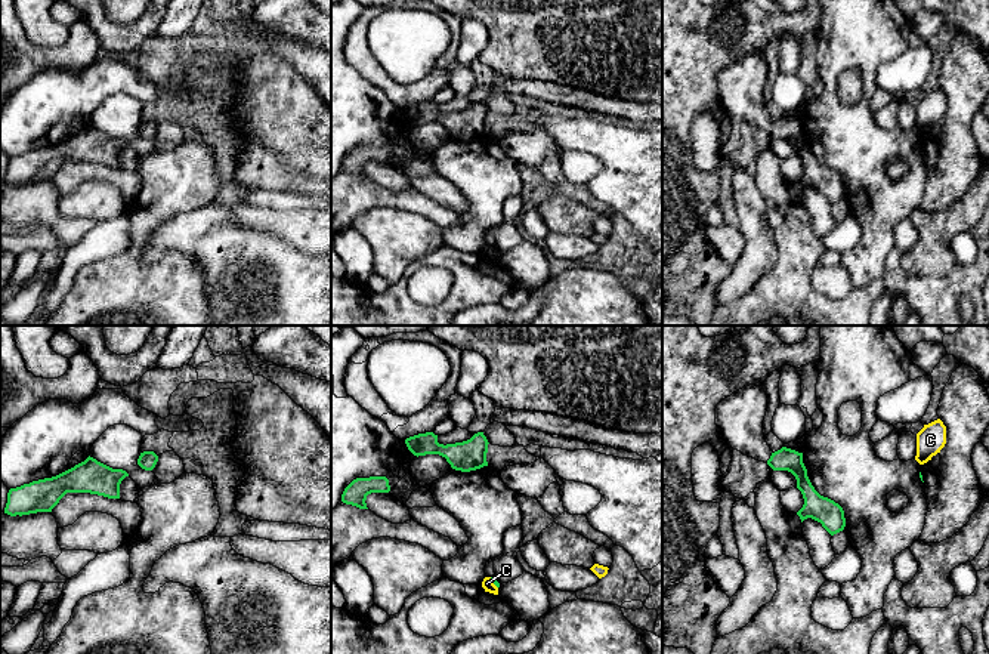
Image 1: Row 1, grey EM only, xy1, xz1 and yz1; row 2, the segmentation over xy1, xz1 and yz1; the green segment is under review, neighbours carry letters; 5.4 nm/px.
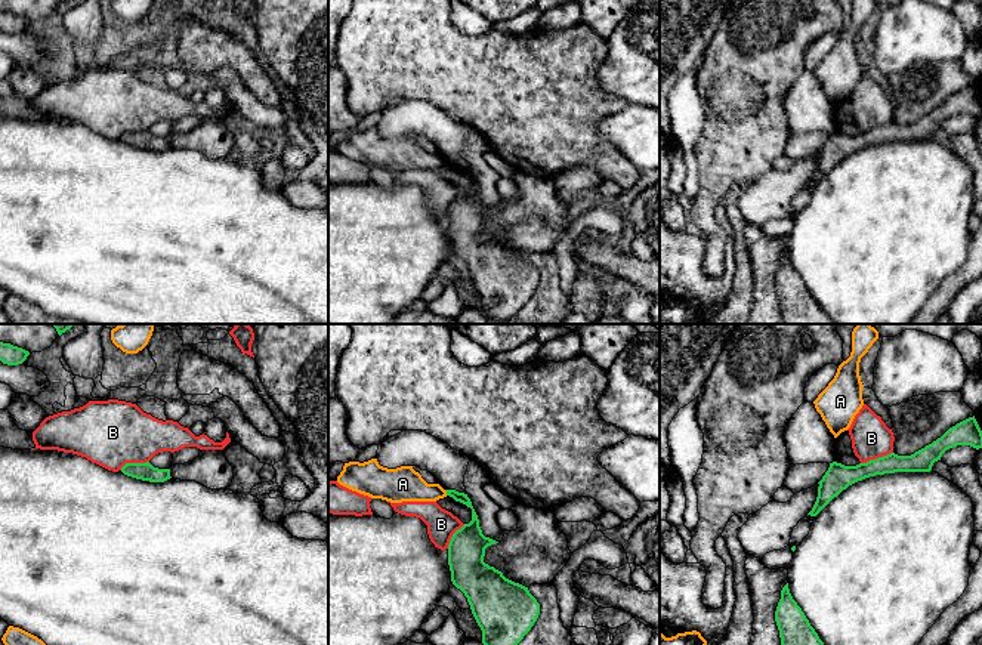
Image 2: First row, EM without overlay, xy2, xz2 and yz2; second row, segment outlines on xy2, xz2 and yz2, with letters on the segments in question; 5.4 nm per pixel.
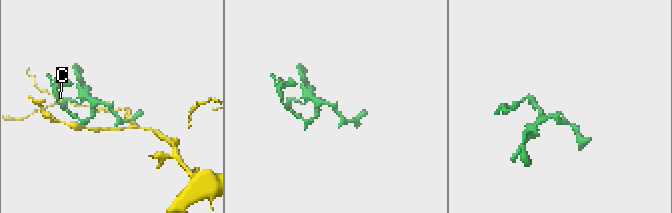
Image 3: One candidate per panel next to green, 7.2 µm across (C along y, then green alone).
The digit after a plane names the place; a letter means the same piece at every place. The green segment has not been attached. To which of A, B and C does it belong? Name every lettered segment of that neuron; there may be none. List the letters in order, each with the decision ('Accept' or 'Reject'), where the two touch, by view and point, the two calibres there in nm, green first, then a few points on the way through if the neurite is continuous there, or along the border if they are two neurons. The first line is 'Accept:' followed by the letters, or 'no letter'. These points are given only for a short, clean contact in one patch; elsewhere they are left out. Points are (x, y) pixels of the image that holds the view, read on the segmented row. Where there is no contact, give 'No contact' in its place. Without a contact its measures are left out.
Accept: no letter
A: Reject. Touches green at xz2 (447, 493). Thickness 110 nm (green) against 190 nm
B: Reject. Touches green at yz2 (876, 459). Thickness 140 nm (green) against 220 nm. Boundary: yz2 (892, 451), (861, 463)
C: Reject. Touches green at xz1 (493, 582). Thickness 30 nm (green) against 60 nm

